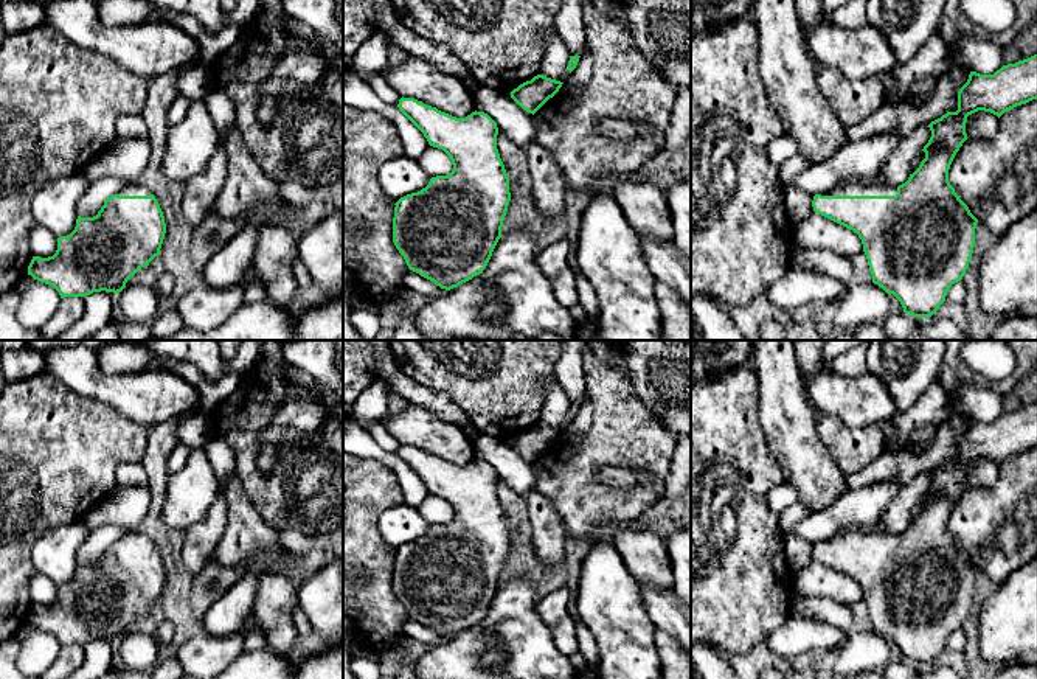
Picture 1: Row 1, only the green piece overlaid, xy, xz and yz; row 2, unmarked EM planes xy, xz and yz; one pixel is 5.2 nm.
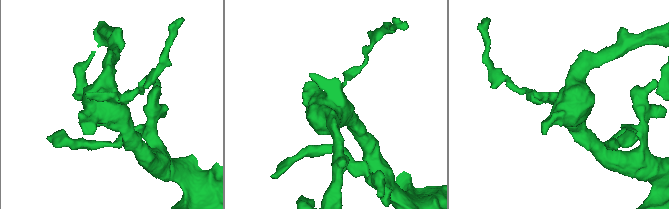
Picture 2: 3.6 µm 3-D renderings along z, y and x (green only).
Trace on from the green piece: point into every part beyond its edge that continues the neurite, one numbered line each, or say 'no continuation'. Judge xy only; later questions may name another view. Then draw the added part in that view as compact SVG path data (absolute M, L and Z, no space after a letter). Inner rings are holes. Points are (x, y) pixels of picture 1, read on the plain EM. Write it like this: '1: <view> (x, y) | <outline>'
1: xy (132, 536) | M129 530L124 536L121 536L118 544L149 544L151 539L138 533L137 530Z

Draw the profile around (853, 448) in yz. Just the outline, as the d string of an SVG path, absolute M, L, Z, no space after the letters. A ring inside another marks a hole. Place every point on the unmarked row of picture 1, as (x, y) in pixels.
M818 413L815 426L820 440L846 477L860 471L886 451L883 426L851 427L838 418Z

